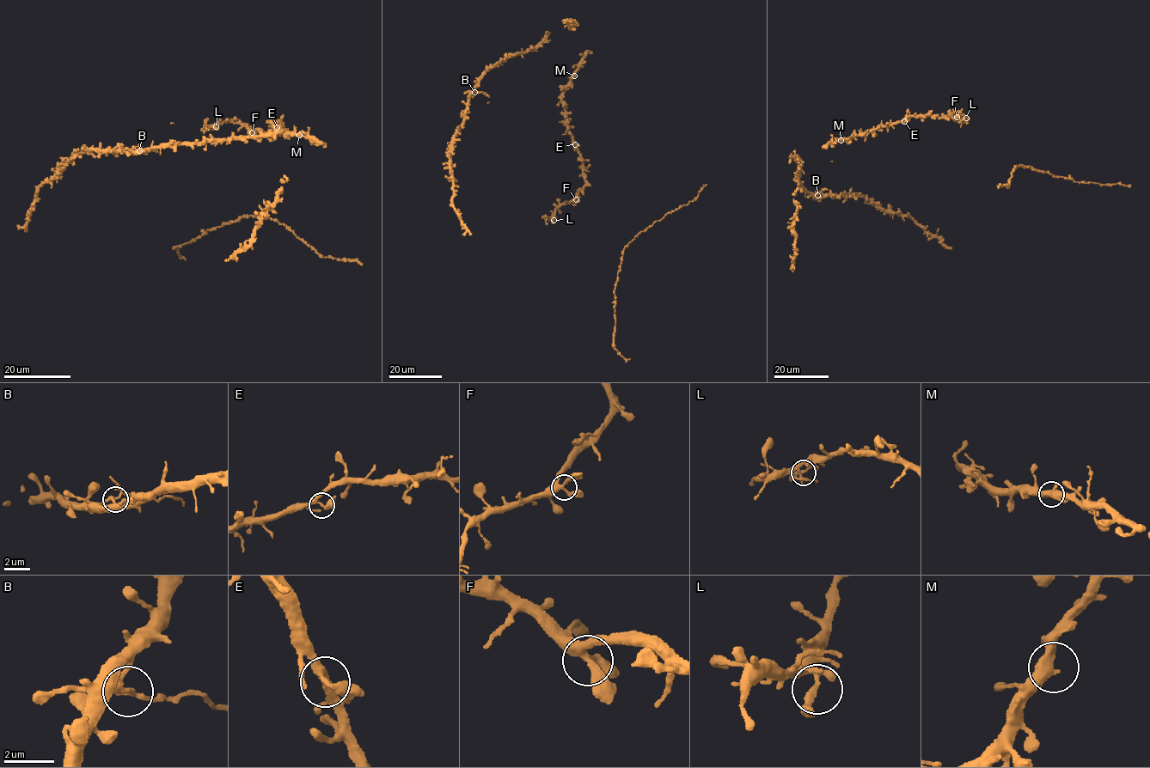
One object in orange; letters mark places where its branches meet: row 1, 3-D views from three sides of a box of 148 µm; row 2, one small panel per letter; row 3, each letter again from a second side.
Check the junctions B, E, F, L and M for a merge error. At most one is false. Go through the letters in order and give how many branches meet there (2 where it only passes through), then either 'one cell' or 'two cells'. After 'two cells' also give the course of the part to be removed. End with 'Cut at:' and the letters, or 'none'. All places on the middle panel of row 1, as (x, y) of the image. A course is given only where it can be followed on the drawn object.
B: 4 | two cells | (474, 92), (489, 96)
E: 3 | one cell
F: 4 | one cell
L: 3 | one cell
M: 3 | one cell
Cut at: B

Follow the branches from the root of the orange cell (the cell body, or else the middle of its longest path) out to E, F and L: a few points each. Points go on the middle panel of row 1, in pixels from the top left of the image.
E: (572, 75), (562, 101), (566, 128), (575, 144)
F: (572, 75), (562, 101), (566, 128), (582, 158), (585, 183), (576, 199)
L: (572, 75), (562, 101), (566, 128), (582, 158), (585, 186), (571, 201), (555, 209), (553, 220)

